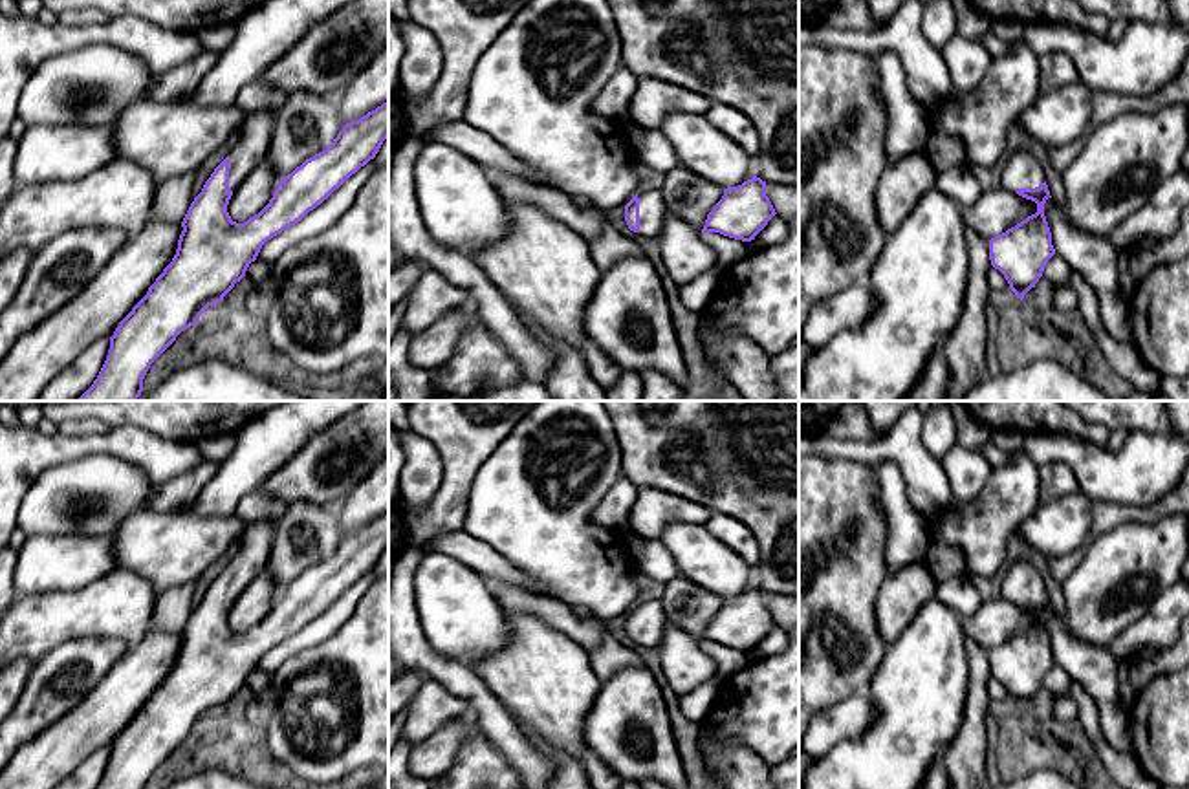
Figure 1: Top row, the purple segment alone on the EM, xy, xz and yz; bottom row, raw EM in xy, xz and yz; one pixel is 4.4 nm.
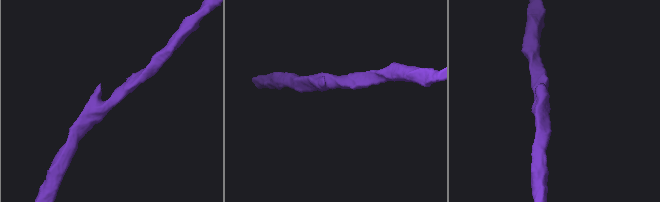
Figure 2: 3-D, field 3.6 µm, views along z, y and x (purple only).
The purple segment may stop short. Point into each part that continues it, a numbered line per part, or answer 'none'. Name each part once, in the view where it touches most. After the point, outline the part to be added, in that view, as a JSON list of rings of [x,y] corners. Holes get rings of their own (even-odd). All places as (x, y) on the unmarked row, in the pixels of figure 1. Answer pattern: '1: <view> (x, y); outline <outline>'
1: xz (653, 619); outline [[[647,600],[638,604],[639,608],[639,644],[658,648],[667,615],[660,600]]]

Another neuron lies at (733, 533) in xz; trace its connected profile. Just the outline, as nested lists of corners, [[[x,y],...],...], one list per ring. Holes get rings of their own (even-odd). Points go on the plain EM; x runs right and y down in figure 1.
[[[714,513],[707,518],[704,527],[709,535],[740,555],[746,564],[757,569],[760,558],[758,542],[740,520],[724,513]]]

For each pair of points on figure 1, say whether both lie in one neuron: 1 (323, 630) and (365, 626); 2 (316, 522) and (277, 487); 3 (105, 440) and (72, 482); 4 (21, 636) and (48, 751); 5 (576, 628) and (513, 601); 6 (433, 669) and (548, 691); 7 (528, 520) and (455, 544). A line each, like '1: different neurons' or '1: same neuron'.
1: different neurons
2: different neurons
3: different neurons
4: different neurons
5: same neuron
6: different neurons
7: different neurons

